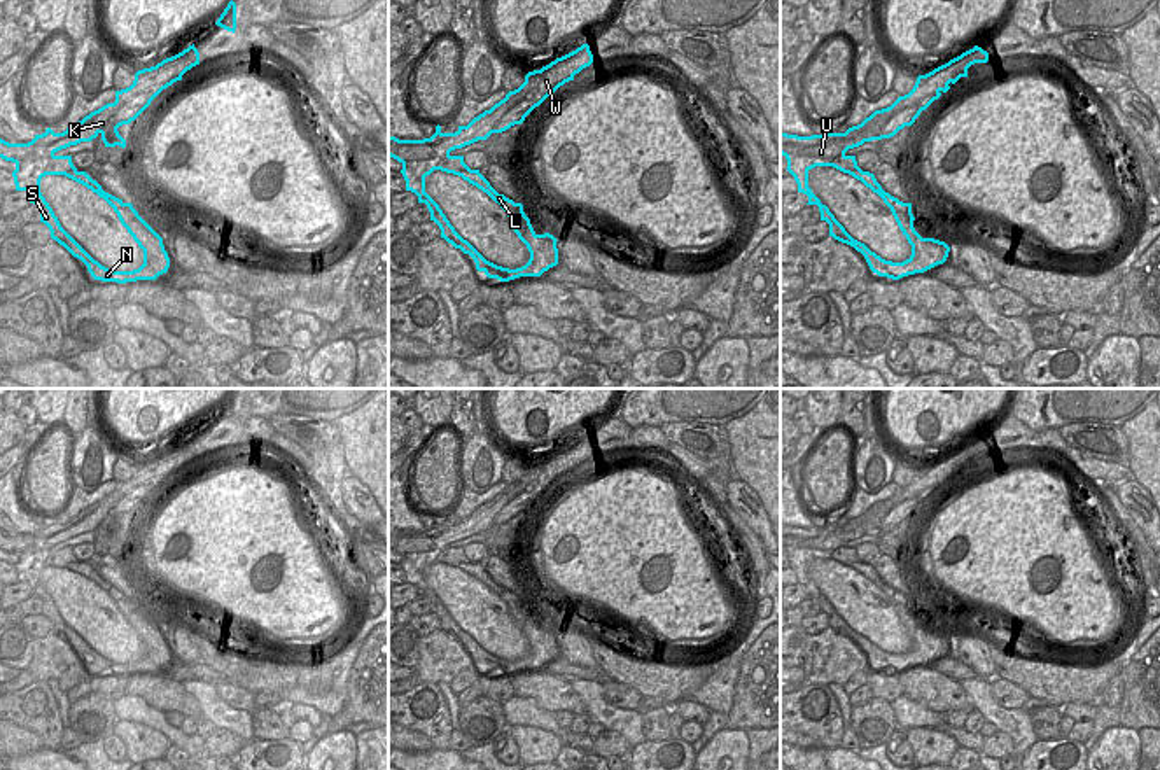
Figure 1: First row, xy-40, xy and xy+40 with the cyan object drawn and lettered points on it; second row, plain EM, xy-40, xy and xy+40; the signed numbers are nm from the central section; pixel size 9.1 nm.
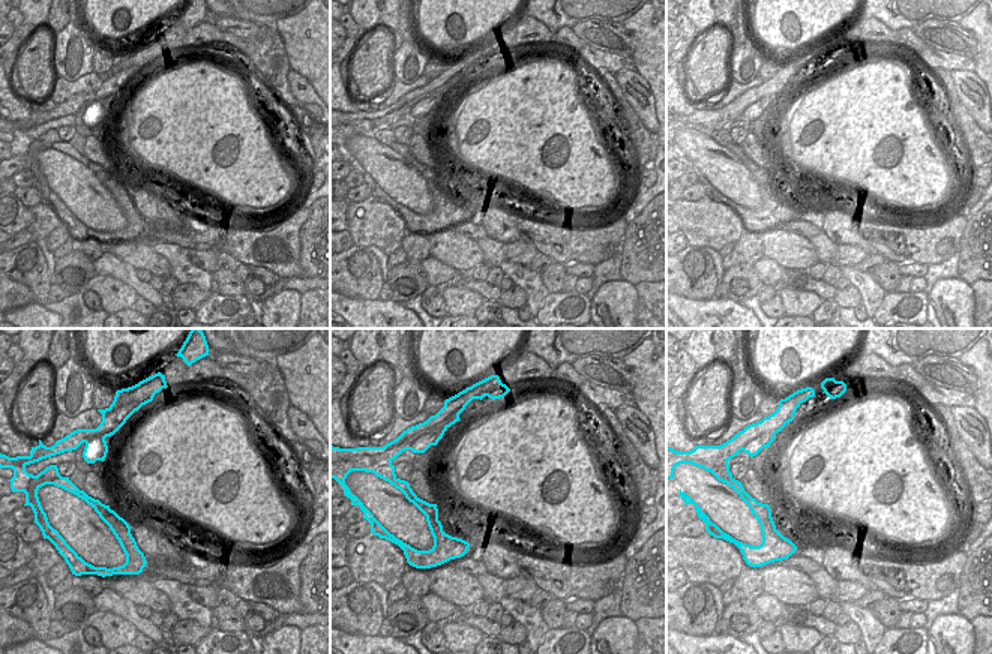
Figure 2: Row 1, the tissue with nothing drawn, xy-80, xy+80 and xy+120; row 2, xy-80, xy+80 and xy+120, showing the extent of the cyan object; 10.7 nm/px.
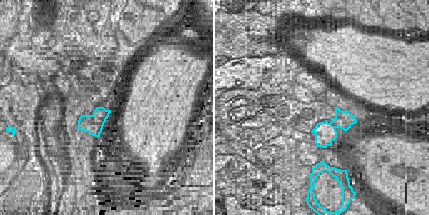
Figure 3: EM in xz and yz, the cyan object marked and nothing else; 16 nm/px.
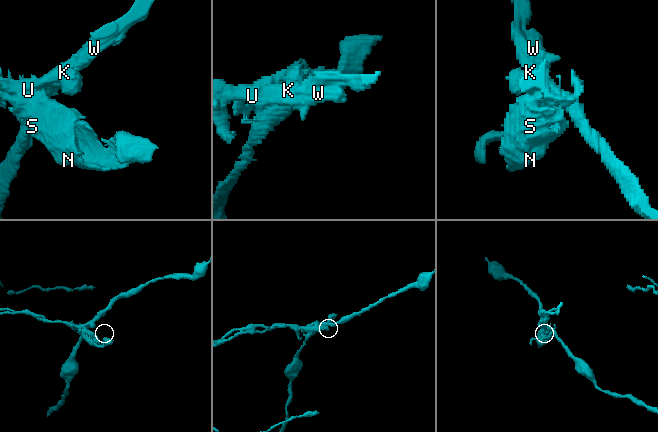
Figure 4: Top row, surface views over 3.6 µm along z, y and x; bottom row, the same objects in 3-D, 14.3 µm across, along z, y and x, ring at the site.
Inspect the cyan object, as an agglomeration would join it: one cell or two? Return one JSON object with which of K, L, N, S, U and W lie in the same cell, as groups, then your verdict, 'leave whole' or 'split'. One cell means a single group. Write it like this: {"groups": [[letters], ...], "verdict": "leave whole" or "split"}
{"groups": [["K", "L", "N", "S", "U"], ["W"]], "verdict": "split"}

